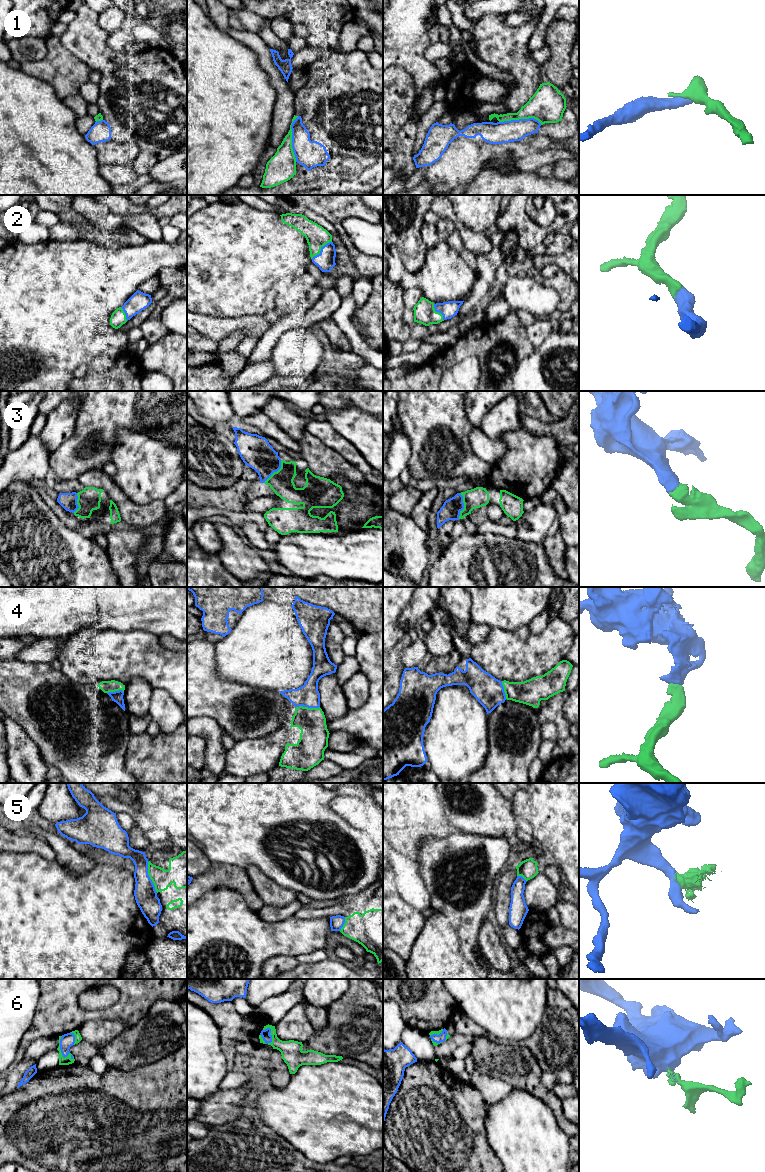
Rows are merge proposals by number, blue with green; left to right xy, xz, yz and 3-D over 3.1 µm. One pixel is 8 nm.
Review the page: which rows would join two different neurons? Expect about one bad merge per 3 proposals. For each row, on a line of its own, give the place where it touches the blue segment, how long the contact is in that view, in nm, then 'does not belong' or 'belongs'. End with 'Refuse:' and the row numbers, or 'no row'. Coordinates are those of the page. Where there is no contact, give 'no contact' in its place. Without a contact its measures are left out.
1: xz (292, 139) | 360 nm | does not belong
2: xz (321, 249) | 220 nm | belongs
3: yz (463, 506) | 200 nm | belongs
4: xz (308, 707) | 190 nm | belongs
5: xy (149, 877) | 260 nm | does not belong
6: xz (271, 1037) | 140 nm | belongs
Refuse: 1, 5

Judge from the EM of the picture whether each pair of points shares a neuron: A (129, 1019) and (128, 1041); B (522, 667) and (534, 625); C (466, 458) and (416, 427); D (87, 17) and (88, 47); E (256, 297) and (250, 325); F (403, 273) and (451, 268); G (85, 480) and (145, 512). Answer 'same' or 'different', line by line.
A: different
B: different
C: same
D: same
E: different
F: same
G: same

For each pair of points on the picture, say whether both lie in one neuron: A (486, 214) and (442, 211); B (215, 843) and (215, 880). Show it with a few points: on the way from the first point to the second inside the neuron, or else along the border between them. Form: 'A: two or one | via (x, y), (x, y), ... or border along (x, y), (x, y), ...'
A: two | border along (452, 205), (455, 216), (466, 227), (471, 229)
B: two | border along (212, 863), (232, 864), (238, 867)

